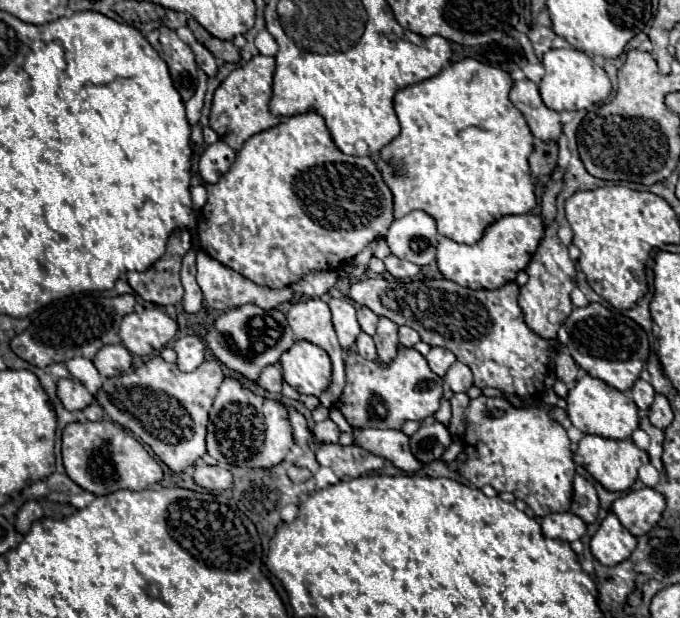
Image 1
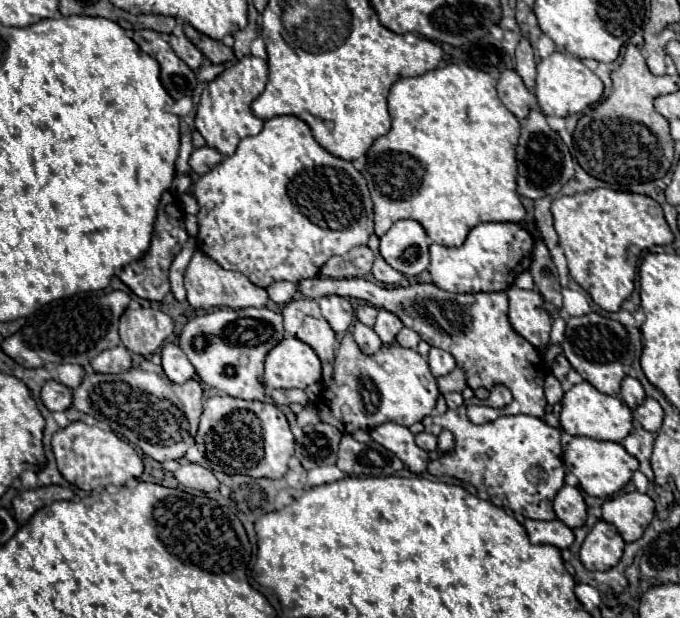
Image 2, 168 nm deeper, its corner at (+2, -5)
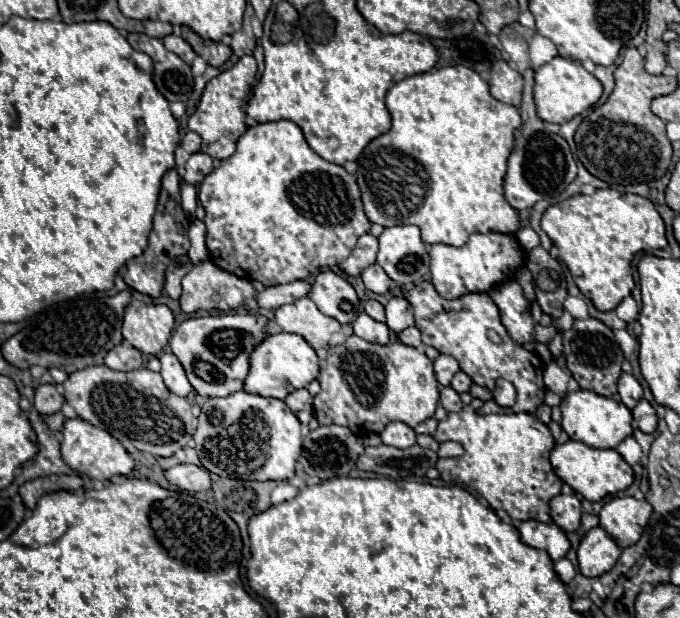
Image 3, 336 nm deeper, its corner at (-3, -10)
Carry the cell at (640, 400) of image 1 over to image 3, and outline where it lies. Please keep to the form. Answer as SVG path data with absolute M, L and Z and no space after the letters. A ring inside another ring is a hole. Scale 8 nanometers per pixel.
M621 374L619 378L619 396L621 396L621 402L633 410L637 406L637 402L643 398L643 388L641 384L633 378L633 374Z

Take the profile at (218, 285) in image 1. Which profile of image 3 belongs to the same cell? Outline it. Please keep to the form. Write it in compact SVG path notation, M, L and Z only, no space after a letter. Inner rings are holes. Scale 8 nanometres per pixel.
M205 260L201 264L195 264L191 272L185 274L183 278L183 294L181 294L181 310L191 314L191 312L197 312L197 310L237 310L239 306L243 306L247 300L255 298L257 290L253 288L251 280L247 278L239 278L239 276L233 276L221 268L217 268L211 260Z

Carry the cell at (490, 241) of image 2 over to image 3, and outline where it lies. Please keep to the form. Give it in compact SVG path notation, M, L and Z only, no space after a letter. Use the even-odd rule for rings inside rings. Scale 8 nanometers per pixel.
M501 232L473 234L461 248L433 244L429 256L431 256L431 282L435 290L447 300L455 300L471 292L491 292L499 284L505 284L513 276L517 276L517 272L527 262L525 260L527 252L519 246L519 242L511 234Z

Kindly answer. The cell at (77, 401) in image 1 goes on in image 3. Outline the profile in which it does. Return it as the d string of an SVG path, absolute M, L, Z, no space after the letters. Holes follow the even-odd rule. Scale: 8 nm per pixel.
M41 384L35 390L35 408L45 416L51 416L55 412L61 410L61 406L65 404L63 394L59 392L59 388L55 384Z

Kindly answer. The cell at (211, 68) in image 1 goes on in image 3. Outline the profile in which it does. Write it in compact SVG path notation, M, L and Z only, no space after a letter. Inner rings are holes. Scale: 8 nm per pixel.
M169 34L169 36L163 38L163 44L165 44L165 48L169 48L177 56L181 56L181 60L185 60L185 64L193 64L193 60L197 58L197 54L193 52L193 48L181 36Z

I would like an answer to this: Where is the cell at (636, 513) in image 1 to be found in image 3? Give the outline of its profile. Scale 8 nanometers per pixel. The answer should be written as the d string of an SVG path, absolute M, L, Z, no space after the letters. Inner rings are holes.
M621 496L609 500L603 506L603 510L599 512L599 520L601 528L605 528L621 548L627 548L637 544L651 514L653 506L647 500Z

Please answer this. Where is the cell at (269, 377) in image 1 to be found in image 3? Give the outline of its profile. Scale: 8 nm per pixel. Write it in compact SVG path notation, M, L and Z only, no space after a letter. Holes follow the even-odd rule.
M303 388L303 390L291 392L291 394L285 398L285 404L287 404L293 412L299 412L299 410L303 410L303 408L309 408L309 406L313 404L313 398L311 398L311 394Z

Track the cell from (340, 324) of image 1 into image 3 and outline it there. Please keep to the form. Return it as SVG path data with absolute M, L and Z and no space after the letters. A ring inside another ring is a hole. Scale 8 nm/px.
M325 270L315 276L309 298L325 316L335 318L341 326L351 324L361 314L361 302L353 286L345 280L343 274L333 270Z

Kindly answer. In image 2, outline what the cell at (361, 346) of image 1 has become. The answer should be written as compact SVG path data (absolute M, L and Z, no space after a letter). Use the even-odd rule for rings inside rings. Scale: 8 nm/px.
M356 319L354 325L352 325L352 335L354 335L356 343L360 345L360 349L362 349L364 353L368 353L368 355L376 353L376 351L382 347L382 341L380 341L380 337L376 335L376 331L374 331L372 327L366 327L366 325L360 323L358 319Z

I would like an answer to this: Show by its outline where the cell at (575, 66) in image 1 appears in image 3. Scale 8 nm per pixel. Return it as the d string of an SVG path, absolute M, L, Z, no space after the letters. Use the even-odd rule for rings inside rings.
M555 56L551 62L535 70L535 104L539 118L545 122L563 124L573 116L585 112L593 104L597 104L601 94L603 94L601 82L593 74L589 74L581 66L581 62L575 62L571 58Z

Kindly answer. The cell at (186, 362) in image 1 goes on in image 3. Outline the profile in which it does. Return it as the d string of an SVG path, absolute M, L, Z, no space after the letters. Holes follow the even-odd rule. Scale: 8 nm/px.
M163 352L159 360L161 360L161 376L167 388L177 396L187 396L193 390L193 386L189 384L177 356L173 356L173 352Z

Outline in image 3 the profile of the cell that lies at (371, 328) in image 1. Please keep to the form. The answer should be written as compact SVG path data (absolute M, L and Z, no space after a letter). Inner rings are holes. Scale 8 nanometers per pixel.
M367 300L365 306L363 306L363 310L365 310L365 314L369 314L377 322L385 320L385 310L383 310L383 306L377 300Z

